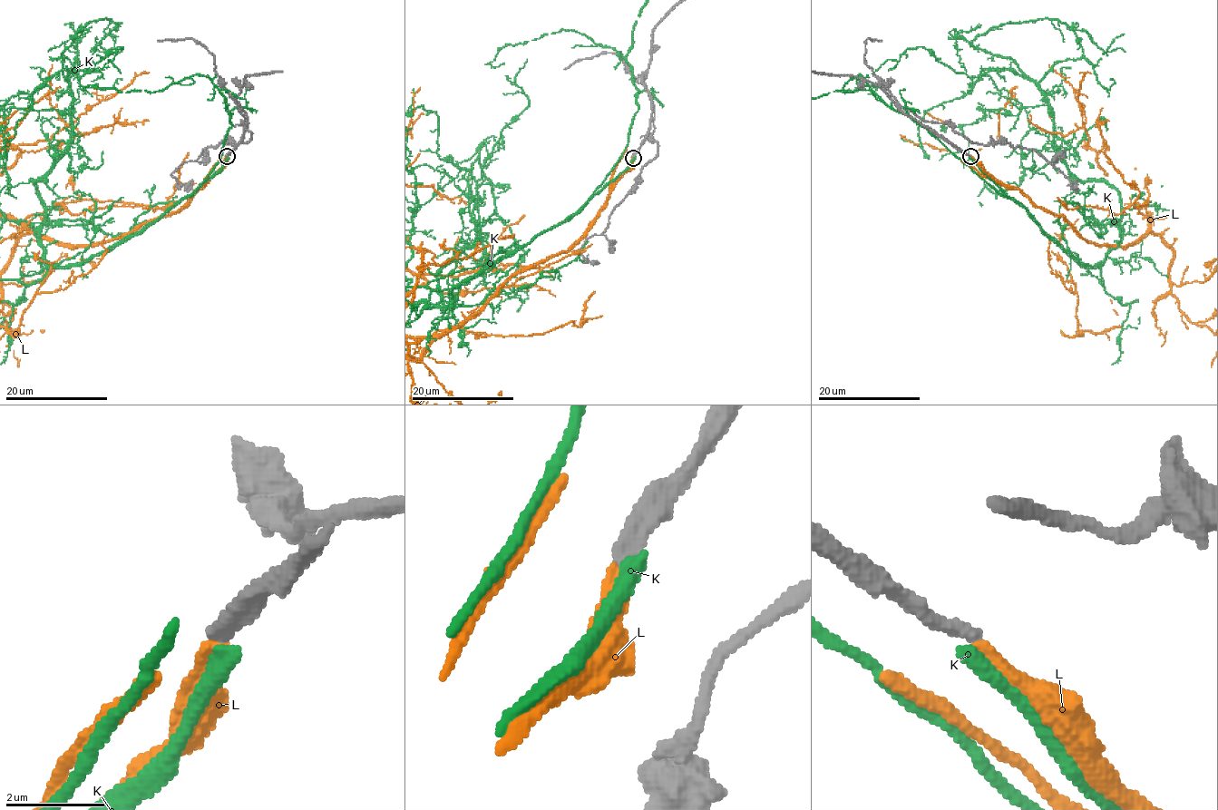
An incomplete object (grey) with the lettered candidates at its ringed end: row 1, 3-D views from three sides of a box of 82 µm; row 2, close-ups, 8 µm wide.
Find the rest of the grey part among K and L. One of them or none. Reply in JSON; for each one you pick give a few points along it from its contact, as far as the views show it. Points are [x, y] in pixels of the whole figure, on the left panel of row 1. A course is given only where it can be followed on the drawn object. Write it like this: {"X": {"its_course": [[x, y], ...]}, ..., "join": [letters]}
{"join": ["L"]}

